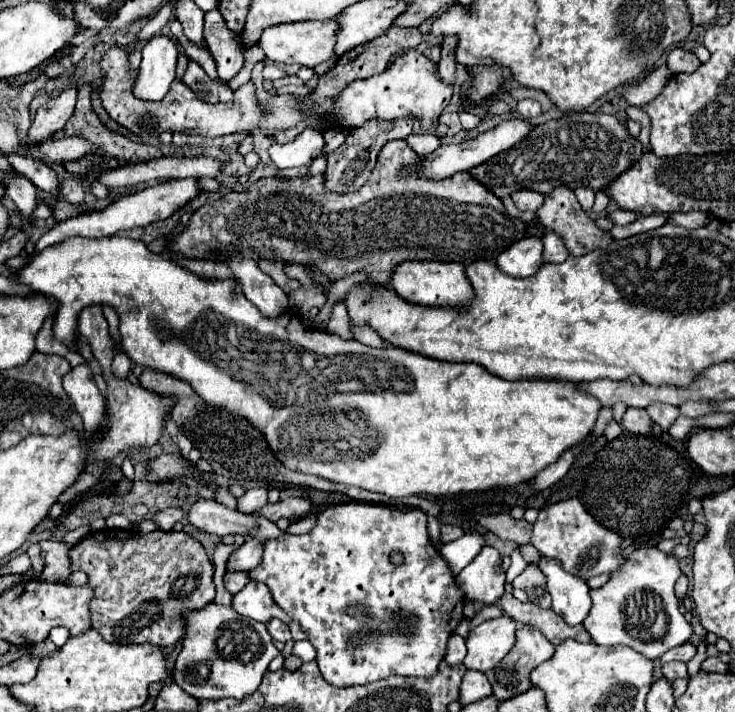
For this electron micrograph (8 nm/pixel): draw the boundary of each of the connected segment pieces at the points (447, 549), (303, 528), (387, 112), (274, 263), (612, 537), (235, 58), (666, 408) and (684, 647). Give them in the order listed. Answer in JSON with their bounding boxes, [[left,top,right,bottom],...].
[[440,533,484,575],[286,515,316,535],[330,49,452,129],[257,257,301,291],[530,499,626,581],[204,11,244,81],[646,401,678,431],[660,643,696,663]]

